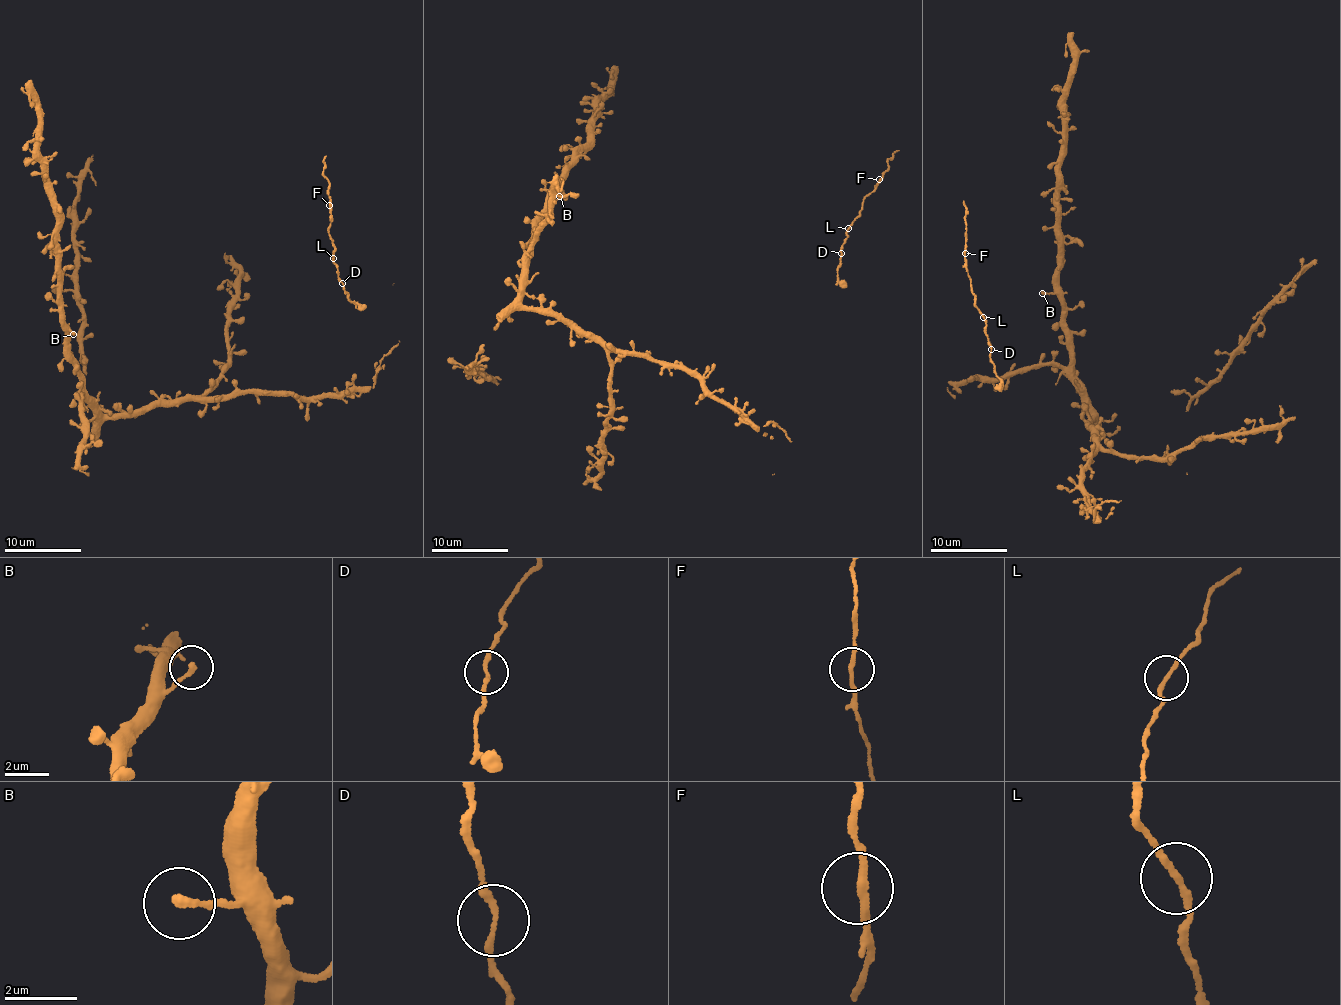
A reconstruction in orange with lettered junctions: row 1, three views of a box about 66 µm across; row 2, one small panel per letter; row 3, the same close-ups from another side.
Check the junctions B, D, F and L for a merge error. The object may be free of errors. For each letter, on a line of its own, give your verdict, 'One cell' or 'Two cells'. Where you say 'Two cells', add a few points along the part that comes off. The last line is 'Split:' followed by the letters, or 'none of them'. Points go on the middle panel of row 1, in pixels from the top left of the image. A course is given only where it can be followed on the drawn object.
B: One cell
D: One cell
F: One cell
L: One cell
Split: none of them

